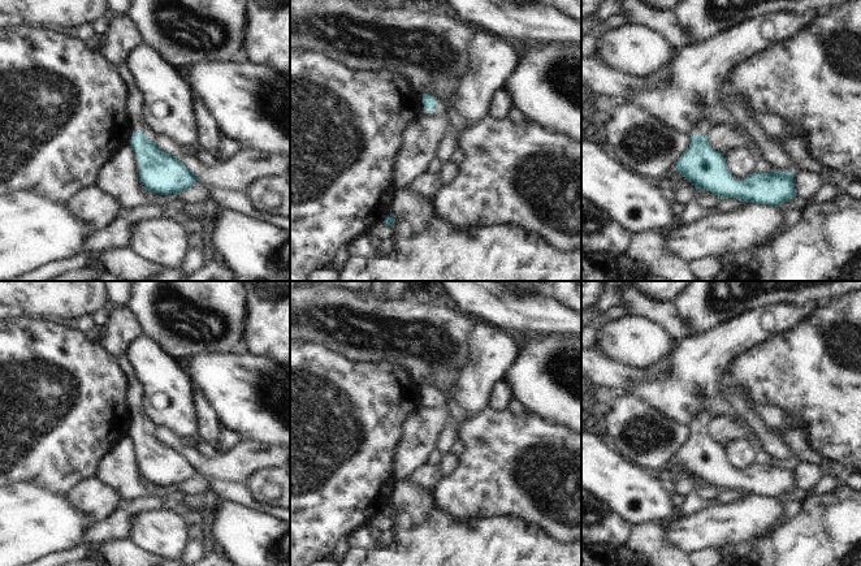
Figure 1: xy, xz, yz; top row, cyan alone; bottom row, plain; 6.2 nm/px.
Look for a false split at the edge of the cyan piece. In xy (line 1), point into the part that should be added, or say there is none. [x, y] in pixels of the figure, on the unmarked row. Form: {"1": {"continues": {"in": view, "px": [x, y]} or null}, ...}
{"1": {"continues": {"in": "xy", "px": [137, 396]}}}

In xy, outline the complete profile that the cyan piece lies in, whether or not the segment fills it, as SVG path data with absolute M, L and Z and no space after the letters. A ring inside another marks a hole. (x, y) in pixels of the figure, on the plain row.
M138 376L129 377L131 415L134 424L130 437L137 445L139 468L151 485L168 487L190 480L198 468L177 449L164 444L153 433L157 428L150 419L144 399L146 388Z

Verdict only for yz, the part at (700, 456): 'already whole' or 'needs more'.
needs more

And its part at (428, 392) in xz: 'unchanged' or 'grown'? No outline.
grown

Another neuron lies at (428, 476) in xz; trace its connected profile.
M427 463L416 468L408 480L424 488L434 488L444 480L444 472L440 466Z

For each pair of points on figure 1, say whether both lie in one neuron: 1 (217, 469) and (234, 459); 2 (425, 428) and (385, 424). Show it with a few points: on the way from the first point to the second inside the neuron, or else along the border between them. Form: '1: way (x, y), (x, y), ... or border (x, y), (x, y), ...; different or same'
1: way (221, 467), (226, 467), (230, 463); same
2: border (424, 404), (407, 420), (405, 437), (397, 456); different

